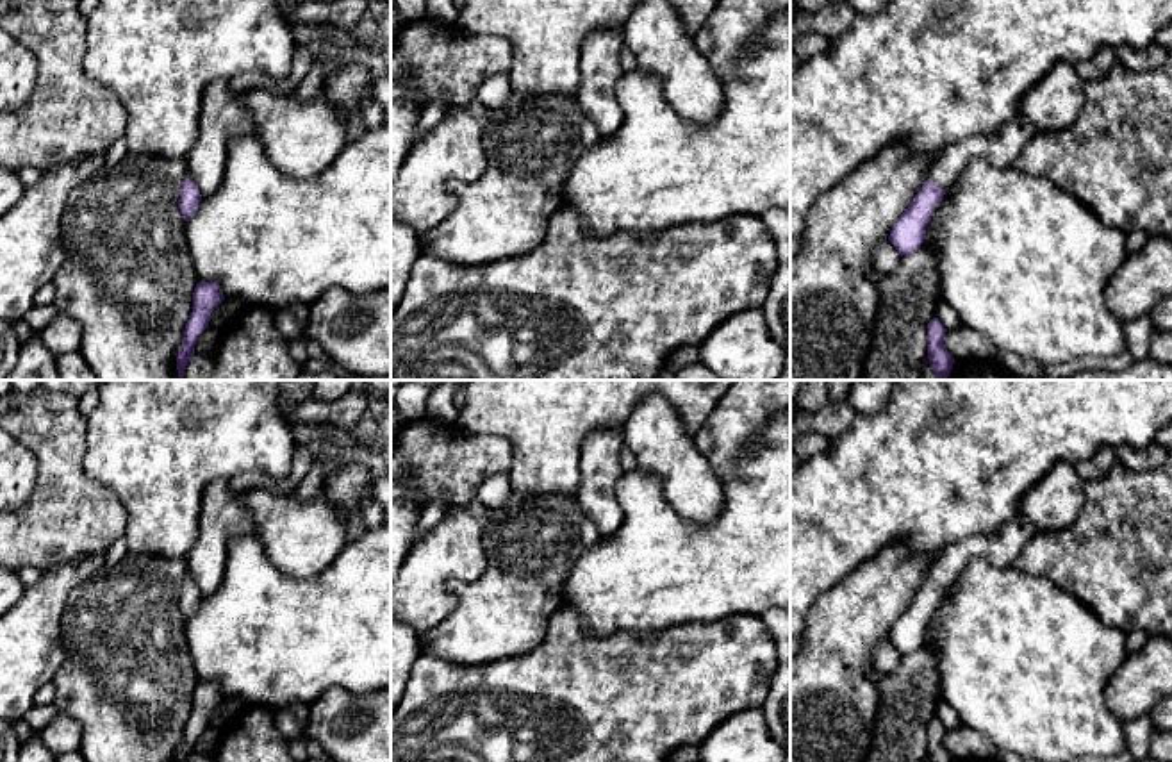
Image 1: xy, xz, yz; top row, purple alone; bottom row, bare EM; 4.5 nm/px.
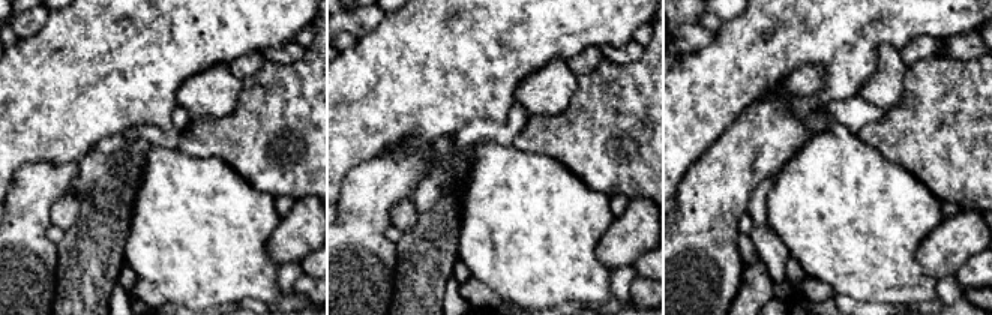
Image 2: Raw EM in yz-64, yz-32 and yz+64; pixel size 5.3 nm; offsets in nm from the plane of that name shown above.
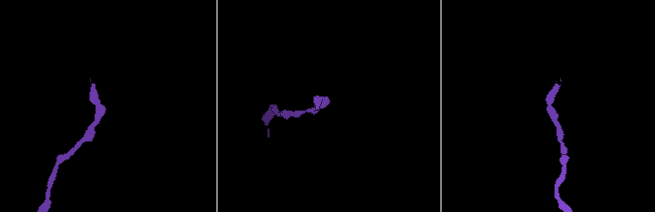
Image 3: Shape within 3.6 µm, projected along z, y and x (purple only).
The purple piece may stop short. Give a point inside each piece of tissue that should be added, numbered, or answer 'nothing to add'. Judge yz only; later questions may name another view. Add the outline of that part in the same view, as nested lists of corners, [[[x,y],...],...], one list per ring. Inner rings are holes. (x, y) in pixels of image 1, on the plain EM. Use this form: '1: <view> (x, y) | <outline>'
1: yz (1005, 546) | [[[1017,514],[995,535],[970,535],[947,546],[935,559],[928,578],[949,591],[970,560],[985,559],[999,567],[1013,564],[1038,534],[1028,518]]]

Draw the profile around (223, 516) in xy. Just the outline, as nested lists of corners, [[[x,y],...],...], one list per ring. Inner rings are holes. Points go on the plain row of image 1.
[[[228,480],[210,482],[202,496],[196,543],[184,559],[202,596],[212,594],[221,584],[228,541],[252,532],[252,516]]]

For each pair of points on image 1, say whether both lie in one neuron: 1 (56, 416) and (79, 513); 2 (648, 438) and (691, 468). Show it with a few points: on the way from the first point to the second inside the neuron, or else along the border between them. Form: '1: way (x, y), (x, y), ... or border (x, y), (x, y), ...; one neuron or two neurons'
1: way (57, 439), (63, 489); one neuron
2: way (659, 443), (680, 464); one neuron

